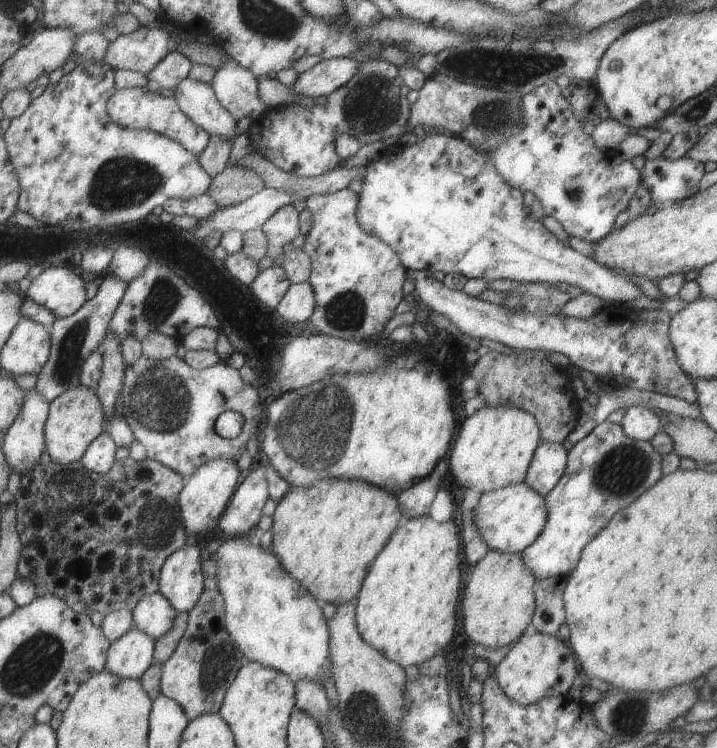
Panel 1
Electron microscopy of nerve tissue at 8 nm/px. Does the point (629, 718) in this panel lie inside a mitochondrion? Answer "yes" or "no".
yes

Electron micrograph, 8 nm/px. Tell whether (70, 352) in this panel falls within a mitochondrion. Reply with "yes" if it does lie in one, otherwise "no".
yes

